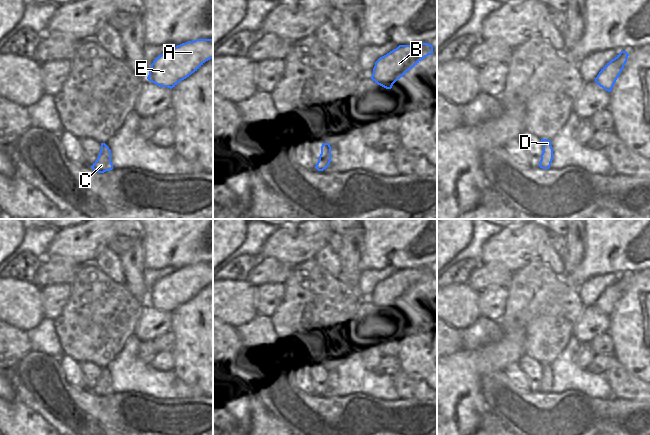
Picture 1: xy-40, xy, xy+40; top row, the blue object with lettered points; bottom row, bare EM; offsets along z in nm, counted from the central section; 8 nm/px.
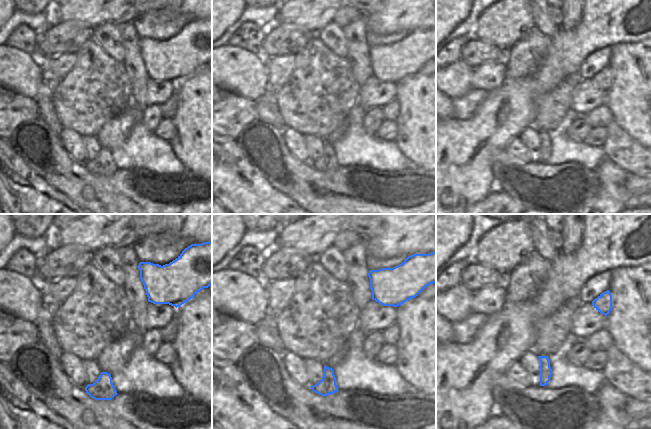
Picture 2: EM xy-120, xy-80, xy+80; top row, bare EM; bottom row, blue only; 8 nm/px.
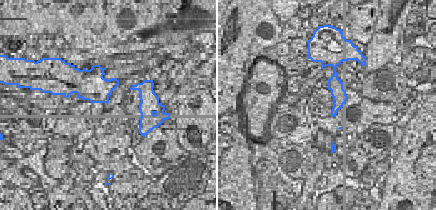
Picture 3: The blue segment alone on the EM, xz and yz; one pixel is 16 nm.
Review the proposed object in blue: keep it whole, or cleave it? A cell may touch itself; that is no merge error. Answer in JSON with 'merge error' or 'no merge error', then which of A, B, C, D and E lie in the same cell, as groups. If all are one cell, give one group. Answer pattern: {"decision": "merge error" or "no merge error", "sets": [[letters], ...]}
{"decision": "no merge error", "sets": [["A", "B", "C", "D", "E"]]}

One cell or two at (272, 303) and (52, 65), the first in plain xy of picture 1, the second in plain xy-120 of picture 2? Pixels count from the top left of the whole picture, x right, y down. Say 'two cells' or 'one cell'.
one cell

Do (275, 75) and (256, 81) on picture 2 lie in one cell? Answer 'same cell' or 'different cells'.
different cells

